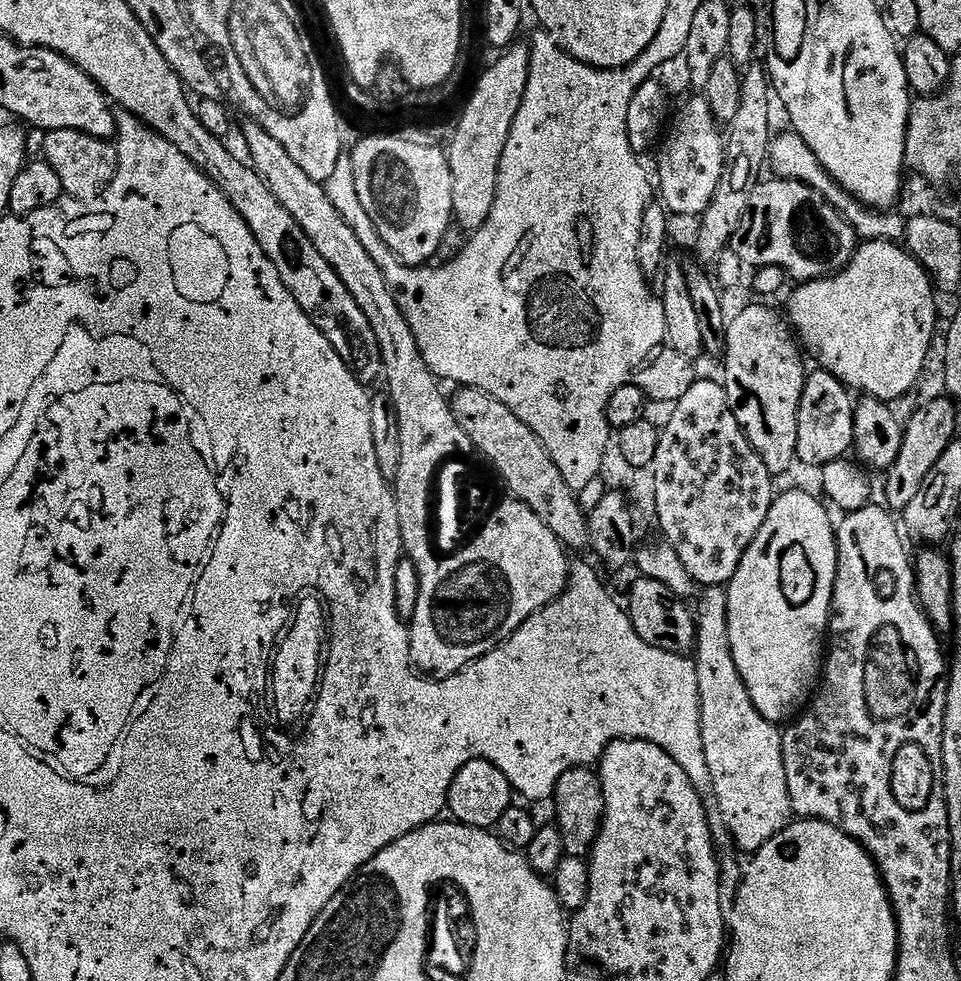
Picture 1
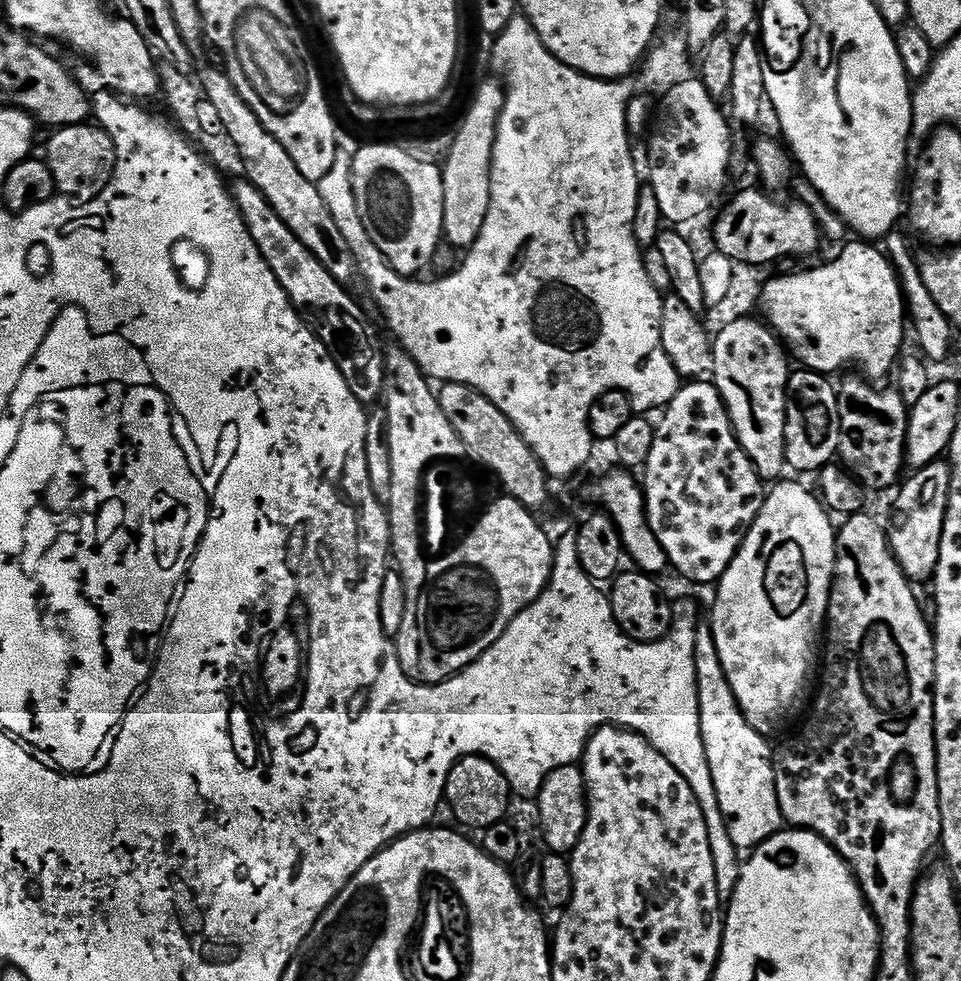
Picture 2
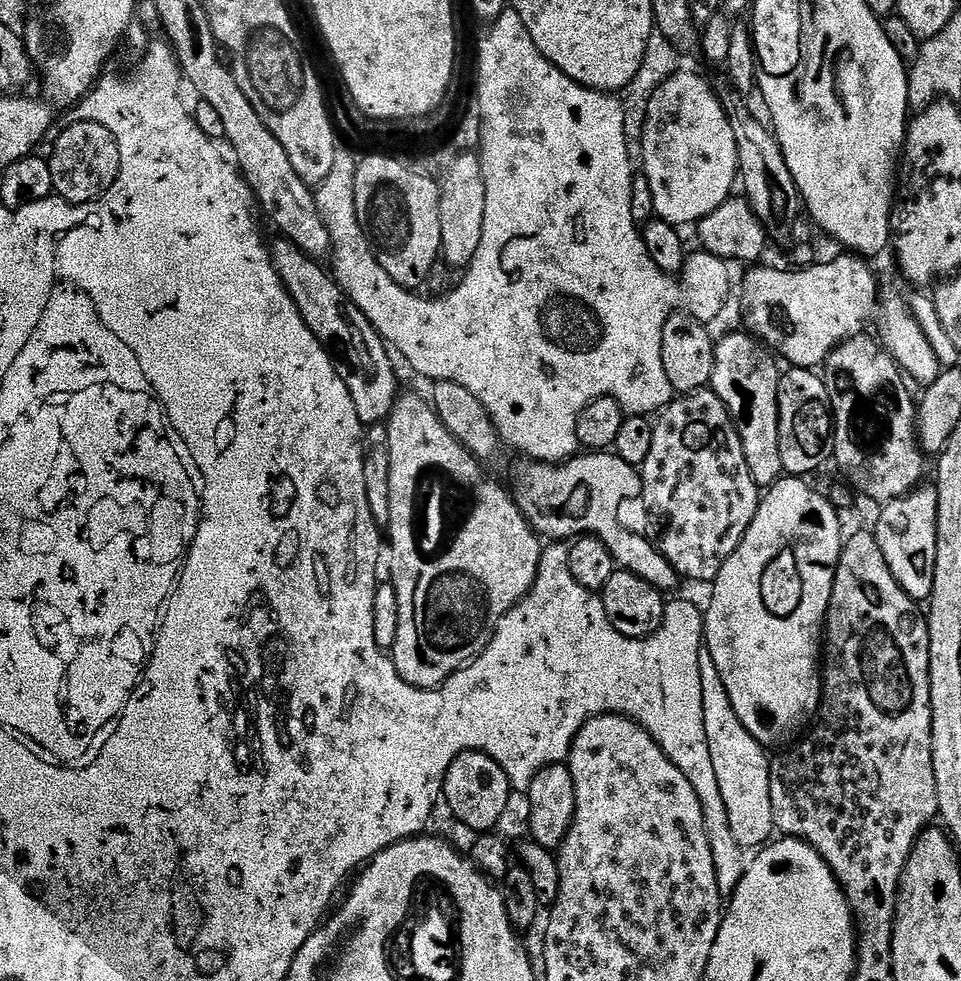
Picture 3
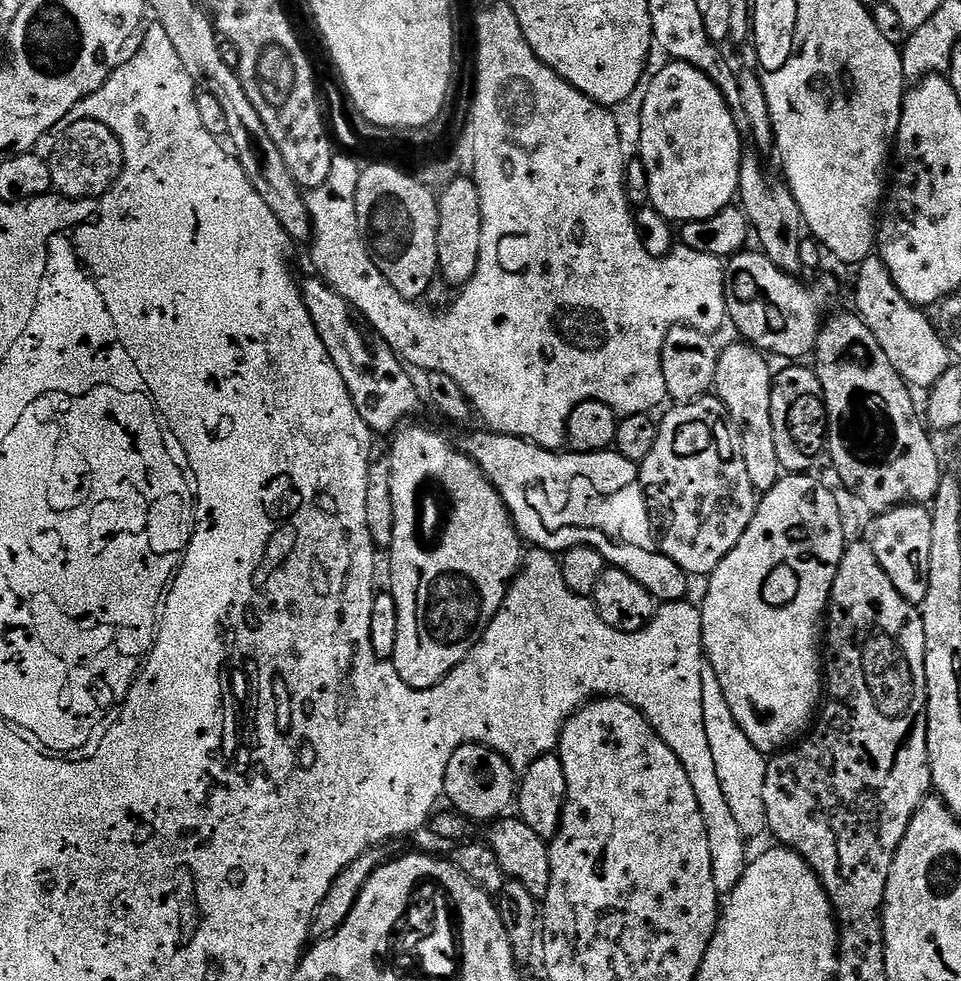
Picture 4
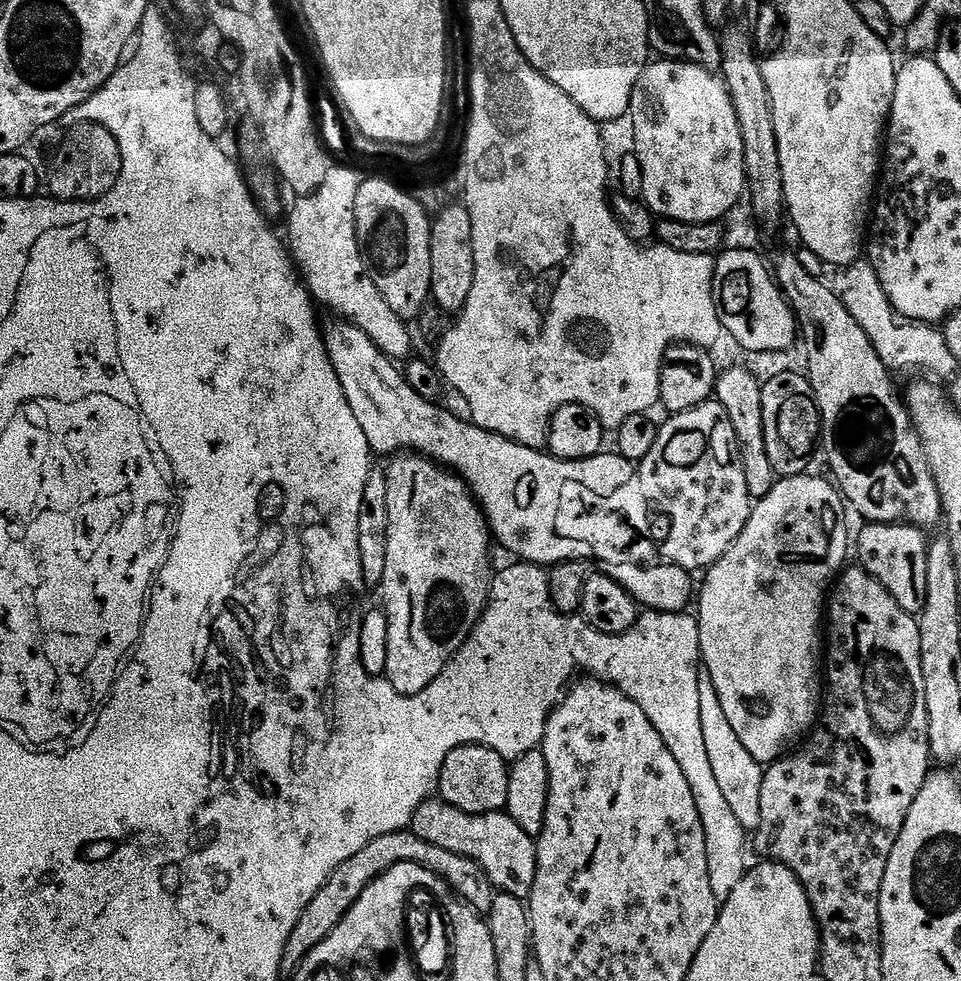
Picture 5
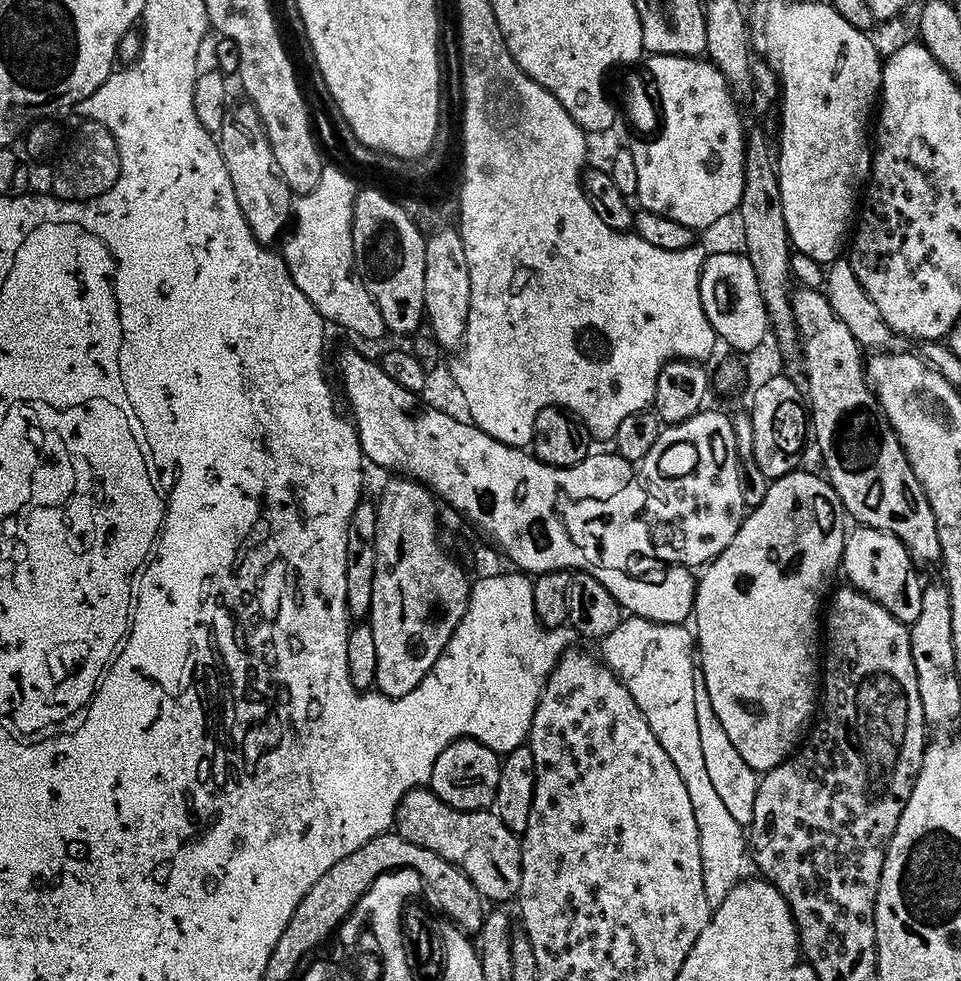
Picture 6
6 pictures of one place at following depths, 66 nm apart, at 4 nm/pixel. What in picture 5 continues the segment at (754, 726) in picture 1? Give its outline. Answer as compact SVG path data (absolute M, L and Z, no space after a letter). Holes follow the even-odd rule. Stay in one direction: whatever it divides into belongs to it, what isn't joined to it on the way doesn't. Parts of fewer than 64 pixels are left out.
M701 671L698 678L698 698L702 702L702 738L706 738L706 754L710 754L714 778L718 778L718 787L722 789L730 810L734 810L734 818L738 818L745 830L754 830L760 825L762 818L765 769L754 758L750 758L746 746L738 742L738 734L734 734L730 721L726 719L722 702L718 702L718 694L714 690L714 682L710 682L710 674L706 671Z

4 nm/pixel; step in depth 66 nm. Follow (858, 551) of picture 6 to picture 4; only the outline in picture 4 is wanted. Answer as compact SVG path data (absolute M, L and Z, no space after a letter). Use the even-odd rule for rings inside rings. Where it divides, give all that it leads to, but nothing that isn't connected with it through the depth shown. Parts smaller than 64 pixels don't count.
M901 506L877 515L876 529L872 532L870 543L878 566L886 570L886 578L894 582L898 594L911 604L923 605L928 593L930 574L930 548L932 542L932 513L924 506Z

